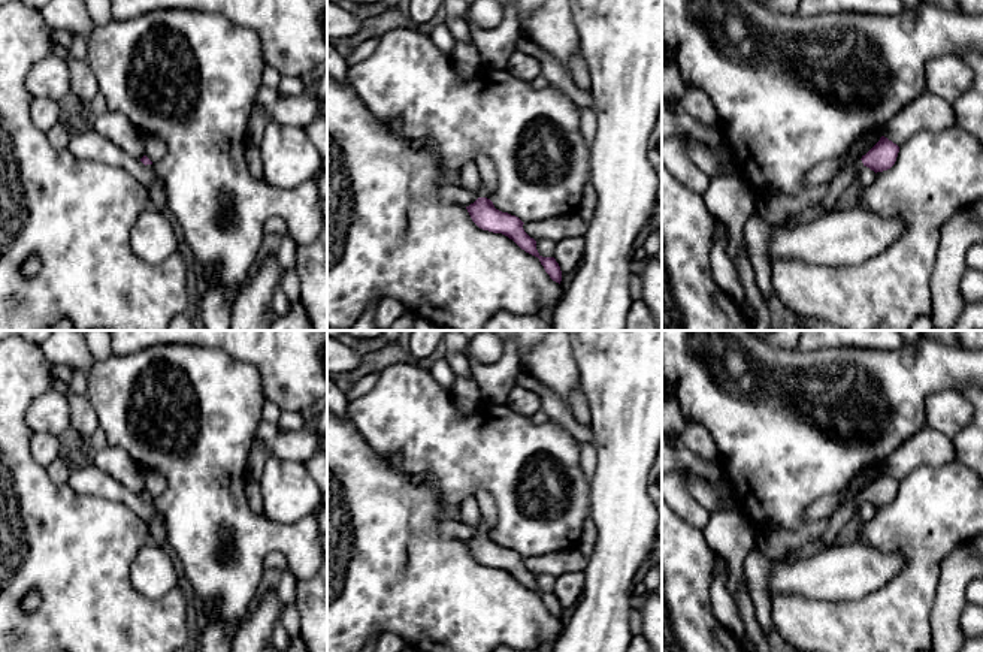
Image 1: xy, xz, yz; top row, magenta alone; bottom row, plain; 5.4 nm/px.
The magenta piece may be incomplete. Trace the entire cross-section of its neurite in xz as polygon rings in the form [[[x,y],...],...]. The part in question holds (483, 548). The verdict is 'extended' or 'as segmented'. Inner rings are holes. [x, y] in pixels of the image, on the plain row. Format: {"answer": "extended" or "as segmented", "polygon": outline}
{"answer": "extended", "polygon": [[[484,517],[481,519],[477,531],[478,534],[466,541],[472,556],[483,565],[508,571],[521,585],[538,592],[550,613],[560,619],[562,606],[559,598],[554,592],[542,592],[538,588],[536,576],[530,573],[523,564],[524,558],[515,550],[496,544],[493,537],[489,534],[489,525]]]}

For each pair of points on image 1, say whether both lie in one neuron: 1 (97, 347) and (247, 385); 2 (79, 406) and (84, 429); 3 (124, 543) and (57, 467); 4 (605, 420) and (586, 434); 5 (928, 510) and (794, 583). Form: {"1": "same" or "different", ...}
{"1": "different", "2": "same", "3": "different", "4": "different", "5": "different"}

